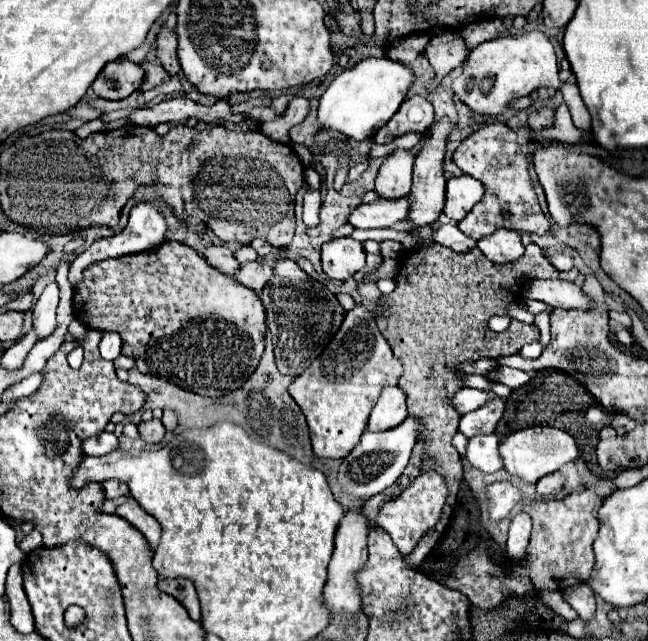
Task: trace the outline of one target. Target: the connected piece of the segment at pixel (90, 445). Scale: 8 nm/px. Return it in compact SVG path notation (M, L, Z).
M102 432L102 434L94 436L94 438L84 440L84 442L82 442L82 452L84 452L86 456L104 456L104 454L116 450L118 444L120 444L120 440L118 440L114 434Z

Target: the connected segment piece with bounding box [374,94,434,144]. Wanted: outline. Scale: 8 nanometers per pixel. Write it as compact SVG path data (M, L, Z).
M416 94L416 96L408 98L400 106L396 116L376 134L374 140L378 144L388 144L396 136L402 136L402 134L408 134L408 132L424 134L430 128L432 122L434 122L434 108L432 108L432 104L424 96Z

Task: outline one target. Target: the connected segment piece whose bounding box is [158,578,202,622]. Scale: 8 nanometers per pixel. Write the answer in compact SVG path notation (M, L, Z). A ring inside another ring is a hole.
M176 578L176 580L160 580L158 582L158 588L170 596L174 596L190 614L192 620L200 622L200 616L202 616L202 610L200 610L200 600L198 600L198 594L196 594L196 588L190 580L186 578Z

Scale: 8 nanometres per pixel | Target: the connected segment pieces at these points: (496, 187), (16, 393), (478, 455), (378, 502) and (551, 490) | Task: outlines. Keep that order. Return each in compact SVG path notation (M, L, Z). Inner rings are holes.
M488 118L486 122L480 124L480 128L474 134L470 134L458 146L458 150L452 156L454 164L464 174L478 178L486 186L484 200L474 206L474 210L468 214L468 220L458 222L458 228L462 228L464 234L468 234L476 240L492 234L498 228L524 230L528 234L538 234L538 236L550 234L552 224L538 204L538 196L534 192L528 164L530 164L530 156L532 156L532 144L536 142L536 138L554 140L554 134L556 134L556 126L542 128L542 130L532 130L530 126L512 130L504 122L500 122L496 118ZM502 210L508 210L512 214L512 218L510 220L500 218Z
M34 372L34 374L30 374L30 376L24 378L22 382L18 382L14 388L10 388L10 392L2 394L2 402L8 402L8 400L14 400L14 398L24 398L24 396L34 394L34 392L40 388L42 380L44 380L42 372Z
M496 434L470 438L466 448L466 458L474 468L482 472L498 472L504 468L504 458L500 458Z
M382 492L382 494L372 496L370 500L366 500L366 502L358 508L358 510L368 518L368 522L370 522L370 530L378 528L378 526L376 526L376 514L380 512L380 506L382 506L384 502L390 502L390 500L392 500L392 496L386 494L386 492Z
M558 472L548 474L548 476L544 476L544 478L540 478L536 482L536 494L540 498L550 498L550 496L554 496L562 488L562 482L564 482L564 478Z

